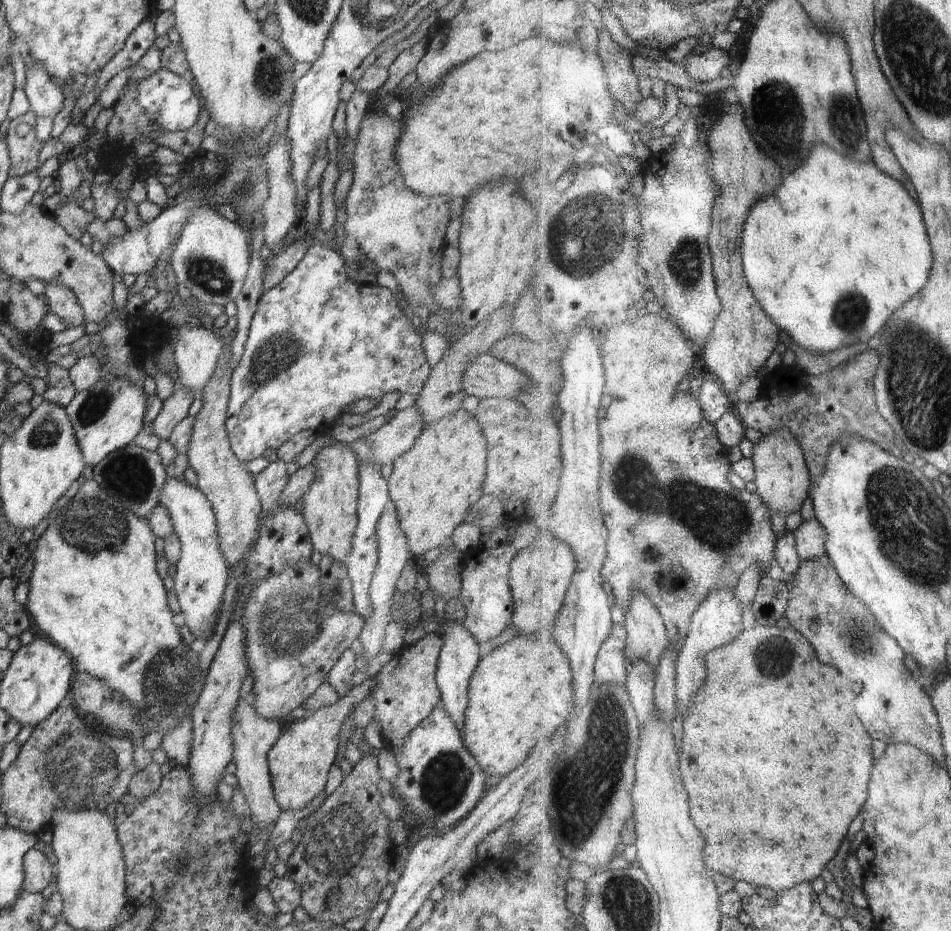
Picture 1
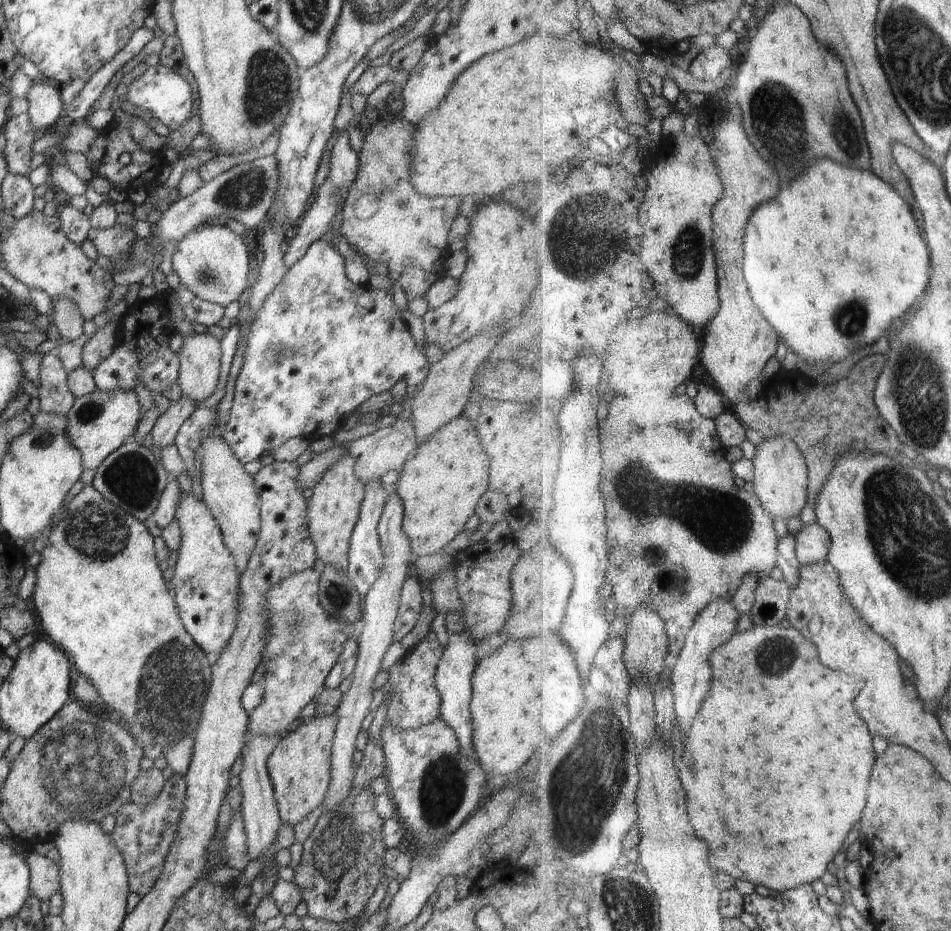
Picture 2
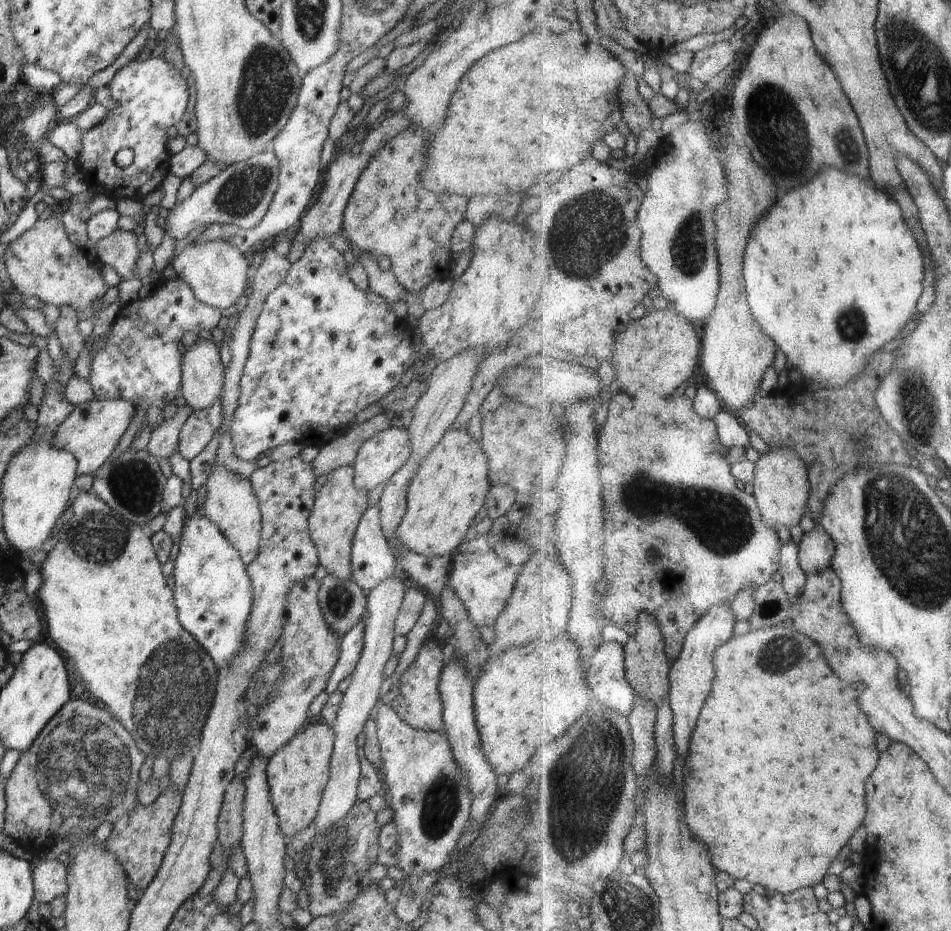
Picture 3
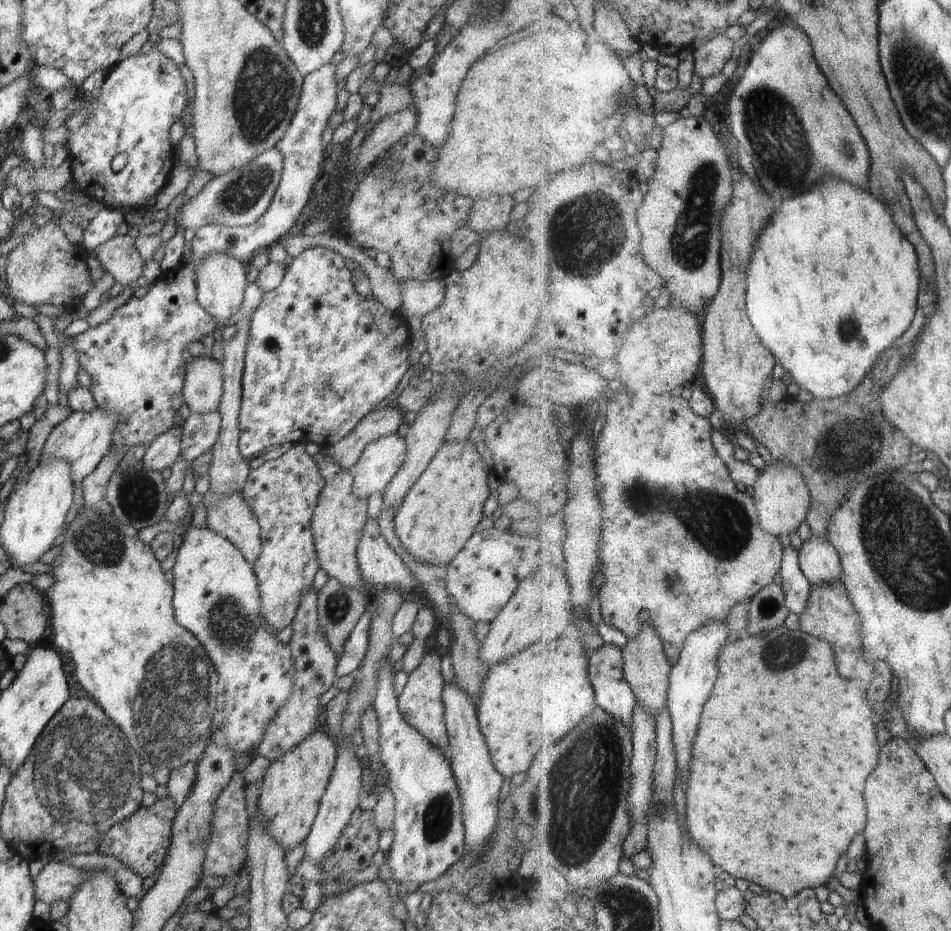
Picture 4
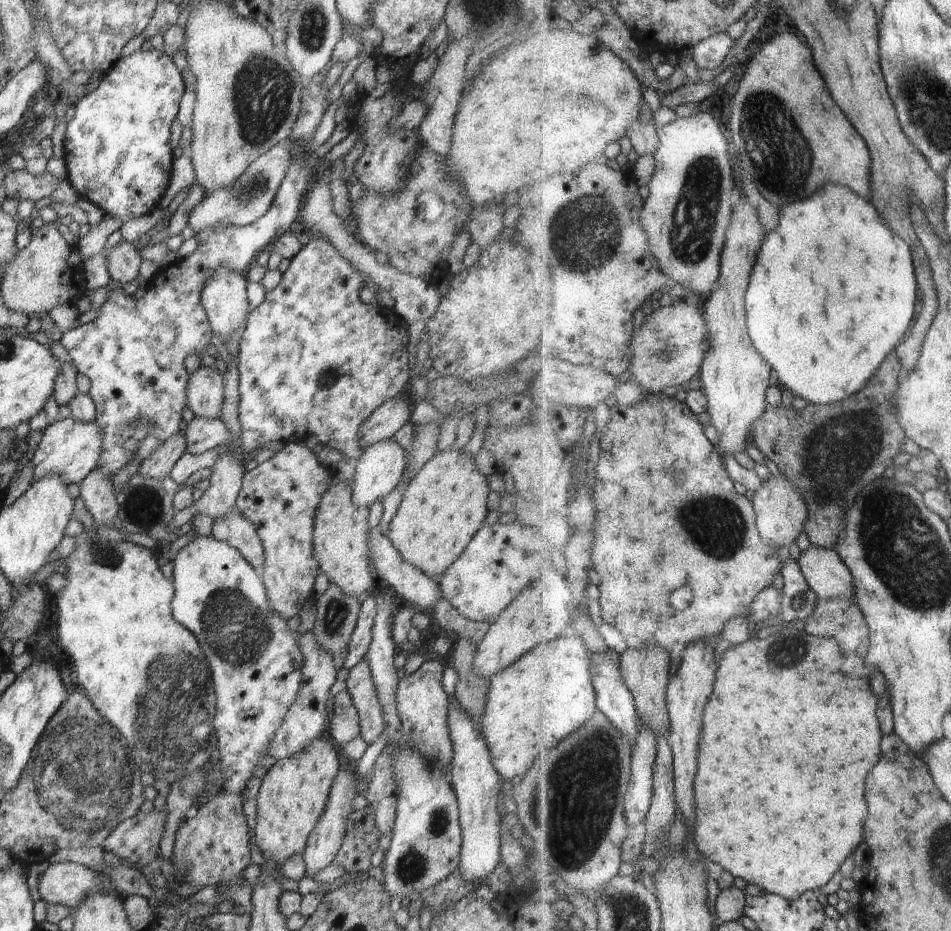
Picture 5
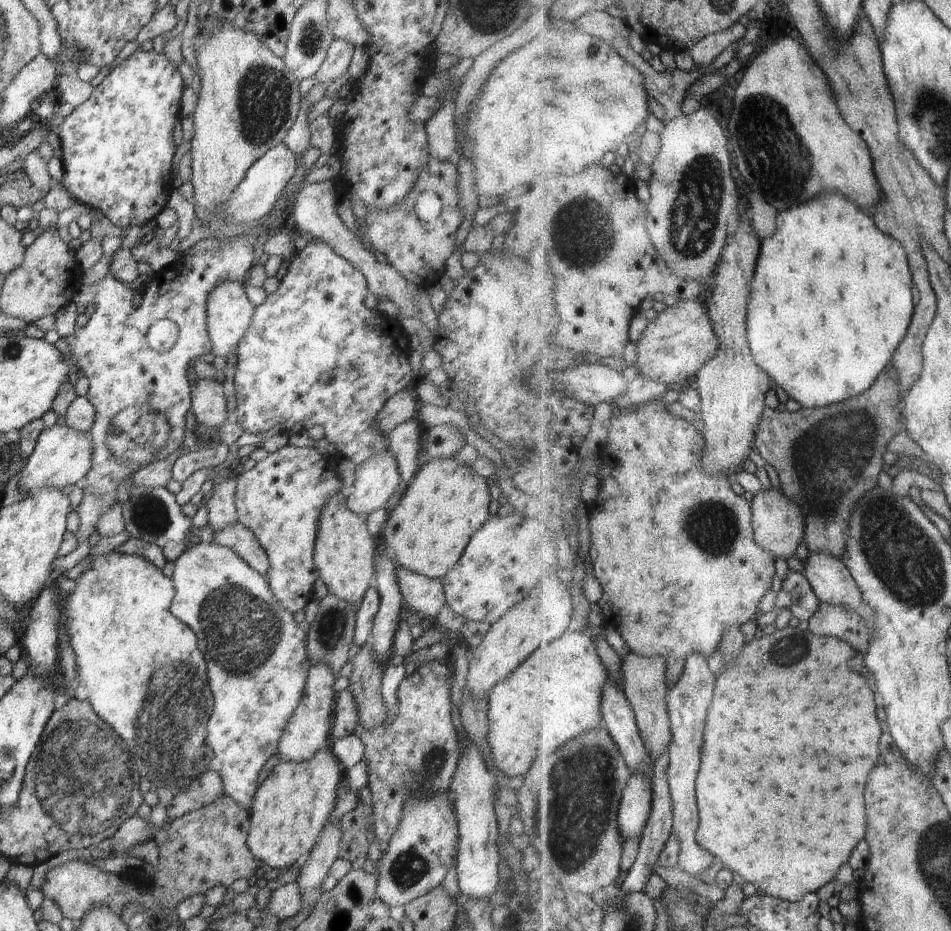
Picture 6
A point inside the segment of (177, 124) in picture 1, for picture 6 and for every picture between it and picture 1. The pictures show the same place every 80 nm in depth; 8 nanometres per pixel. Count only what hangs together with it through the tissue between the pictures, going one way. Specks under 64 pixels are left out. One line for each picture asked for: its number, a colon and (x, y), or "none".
2: (167, 95)
3: (153, 94)
4: (143, 95)
5: (117, 148)
6: (117, 148)

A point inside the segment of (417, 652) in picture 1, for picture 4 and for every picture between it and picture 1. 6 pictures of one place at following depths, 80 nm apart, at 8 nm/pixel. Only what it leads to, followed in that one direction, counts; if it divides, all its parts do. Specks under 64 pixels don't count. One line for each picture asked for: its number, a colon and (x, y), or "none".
2: (416, 701)
3: (419, 705)
4: (420, 703)

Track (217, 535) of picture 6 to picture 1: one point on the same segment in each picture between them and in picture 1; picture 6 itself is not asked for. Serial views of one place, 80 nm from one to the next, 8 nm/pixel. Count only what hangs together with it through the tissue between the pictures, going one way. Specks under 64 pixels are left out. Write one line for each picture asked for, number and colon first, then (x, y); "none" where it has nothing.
1: (226, 484)
2: (228, 490)
3: (230, 503)
4: (232, 518)
5: (233, 528)

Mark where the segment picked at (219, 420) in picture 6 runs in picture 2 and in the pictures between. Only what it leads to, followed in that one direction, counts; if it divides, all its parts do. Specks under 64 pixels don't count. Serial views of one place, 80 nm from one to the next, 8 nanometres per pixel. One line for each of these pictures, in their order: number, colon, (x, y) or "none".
2: (199, 357)
3: (202, 374)
4: (203, 385)
5: (205, 396)

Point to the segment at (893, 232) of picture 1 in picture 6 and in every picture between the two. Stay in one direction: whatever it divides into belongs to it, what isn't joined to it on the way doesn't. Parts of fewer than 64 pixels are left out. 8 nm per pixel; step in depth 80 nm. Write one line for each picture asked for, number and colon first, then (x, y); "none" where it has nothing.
2: (841, 231)
3: (834, 271)
4: (835, 282)
5: (834, 293)
6: (832, 301)

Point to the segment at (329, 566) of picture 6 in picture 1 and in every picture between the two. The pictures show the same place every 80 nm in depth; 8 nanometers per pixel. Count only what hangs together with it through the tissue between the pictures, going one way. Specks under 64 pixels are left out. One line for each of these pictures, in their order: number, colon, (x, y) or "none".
1: (330, 507)
2: (332, 512)
3: (338, 506)
4: (338, 519)
5: (340, 529)

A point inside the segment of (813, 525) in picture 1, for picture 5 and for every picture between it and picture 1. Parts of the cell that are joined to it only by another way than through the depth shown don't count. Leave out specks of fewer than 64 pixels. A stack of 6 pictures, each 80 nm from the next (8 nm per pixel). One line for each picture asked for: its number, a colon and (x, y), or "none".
2: (814, 541)
3: (817, 548)
4: (821, 561)
5: (828, 574)

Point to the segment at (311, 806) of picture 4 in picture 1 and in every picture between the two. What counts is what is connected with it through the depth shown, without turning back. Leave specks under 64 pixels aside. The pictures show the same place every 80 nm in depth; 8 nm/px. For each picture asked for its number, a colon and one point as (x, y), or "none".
1: (299, 763)
2: (299, 768)
3: (297, 773)

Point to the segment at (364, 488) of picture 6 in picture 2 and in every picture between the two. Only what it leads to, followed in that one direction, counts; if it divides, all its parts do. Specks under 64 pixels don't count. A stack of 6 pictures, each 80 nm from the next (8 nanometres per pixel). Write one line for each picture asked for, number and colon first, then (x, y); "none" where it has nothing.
2: (394, 441)
3: (379, 457)
4: (381, 459)
5: (380, 468)

